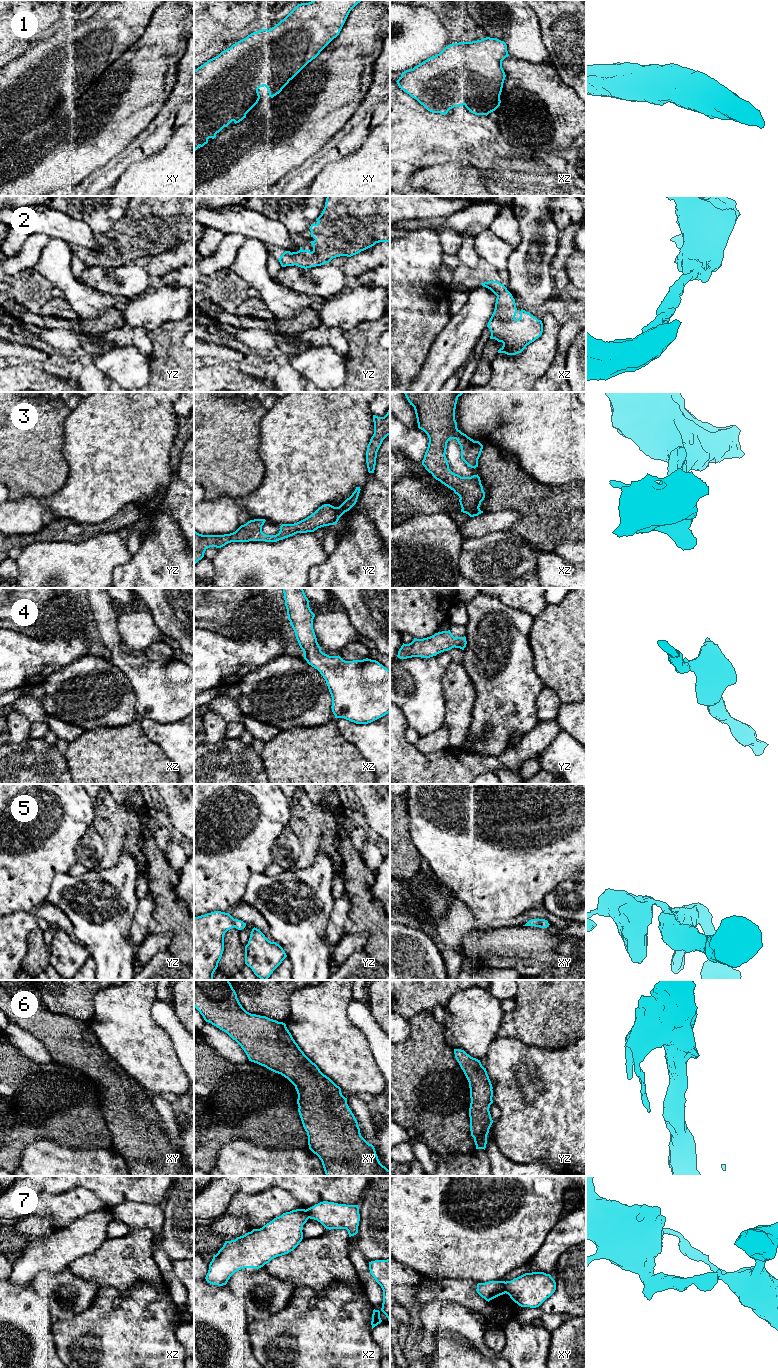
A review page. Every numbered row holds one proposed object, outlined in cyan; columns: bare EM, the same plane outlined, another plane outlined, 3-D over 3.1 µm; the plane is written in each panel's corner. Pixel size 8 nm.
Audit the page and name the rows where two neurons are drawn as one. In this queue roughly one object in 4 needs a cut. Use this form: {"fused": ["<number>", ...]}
{"fused": ["7"]}

